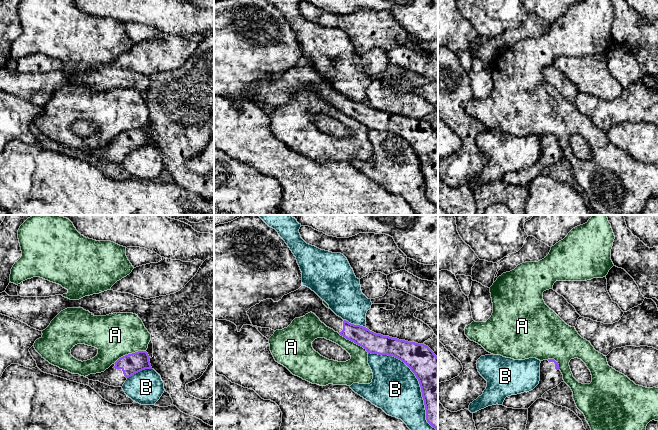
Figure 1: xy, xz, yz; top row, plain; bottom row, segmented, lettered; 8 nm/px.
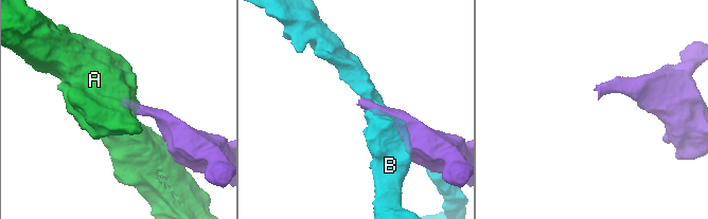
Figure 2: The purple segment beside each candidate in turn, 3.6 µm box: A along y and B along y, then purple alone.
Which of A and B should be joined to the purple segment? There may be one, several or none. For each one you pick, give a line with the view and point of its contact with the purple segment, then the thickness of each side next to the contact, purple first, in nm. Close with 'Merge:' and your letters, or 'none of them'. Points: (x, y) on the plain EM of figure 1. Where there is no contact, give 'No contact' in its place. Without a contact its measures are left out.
Merge: none of them

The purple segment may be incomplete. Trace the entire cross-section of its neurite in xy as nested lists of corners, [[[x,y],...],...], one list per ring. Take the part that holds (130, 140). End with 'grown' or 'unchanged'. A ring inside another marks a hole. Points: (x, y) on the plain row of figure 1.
[[[138,127],[119,134],[104,148],[85,153],[109,162],[122,163],[129,153],[142,146],[152,145],[149,135],[150,133],[146,127]]]; grown

